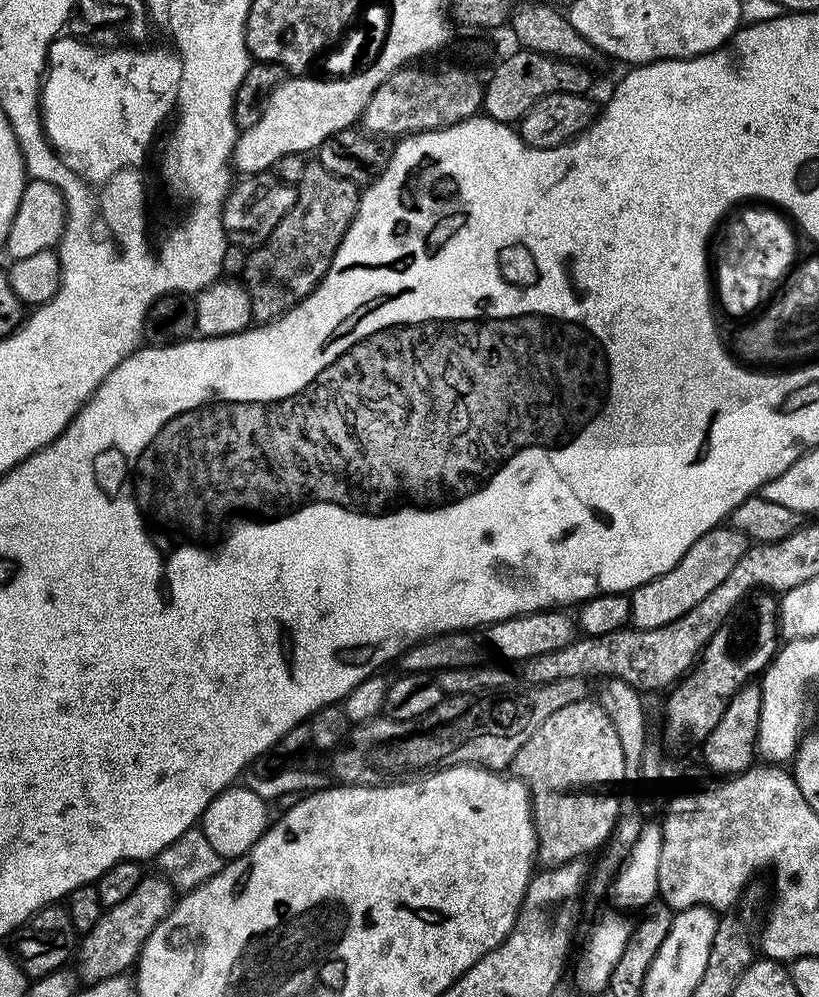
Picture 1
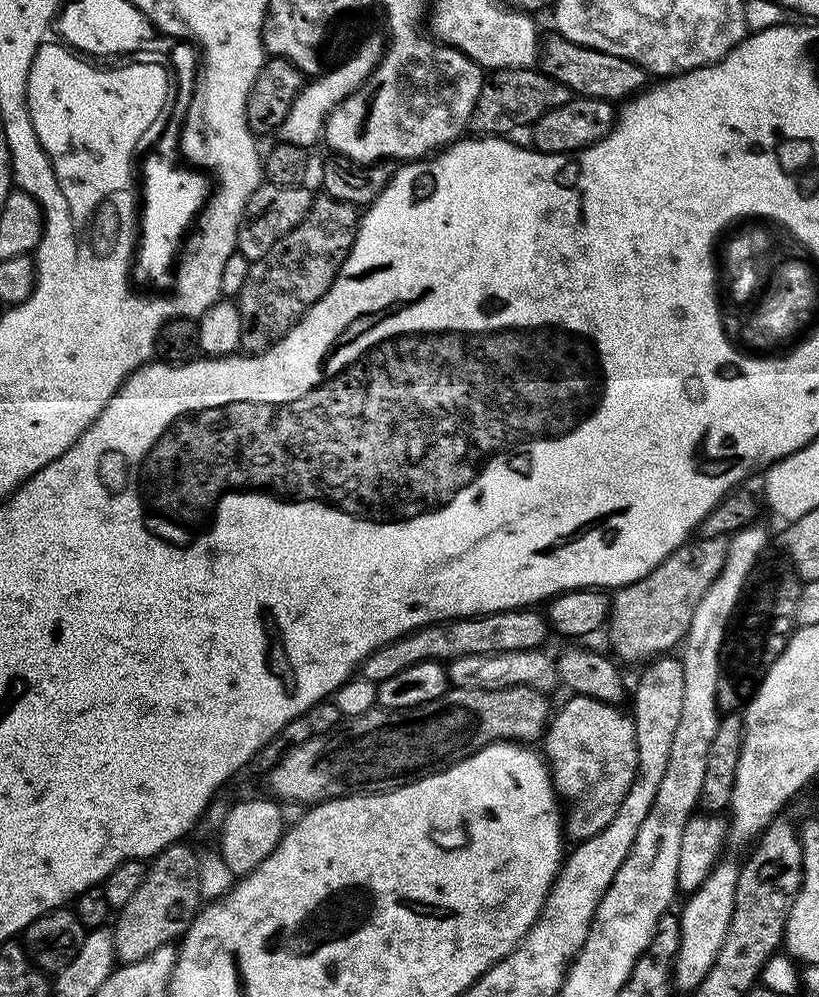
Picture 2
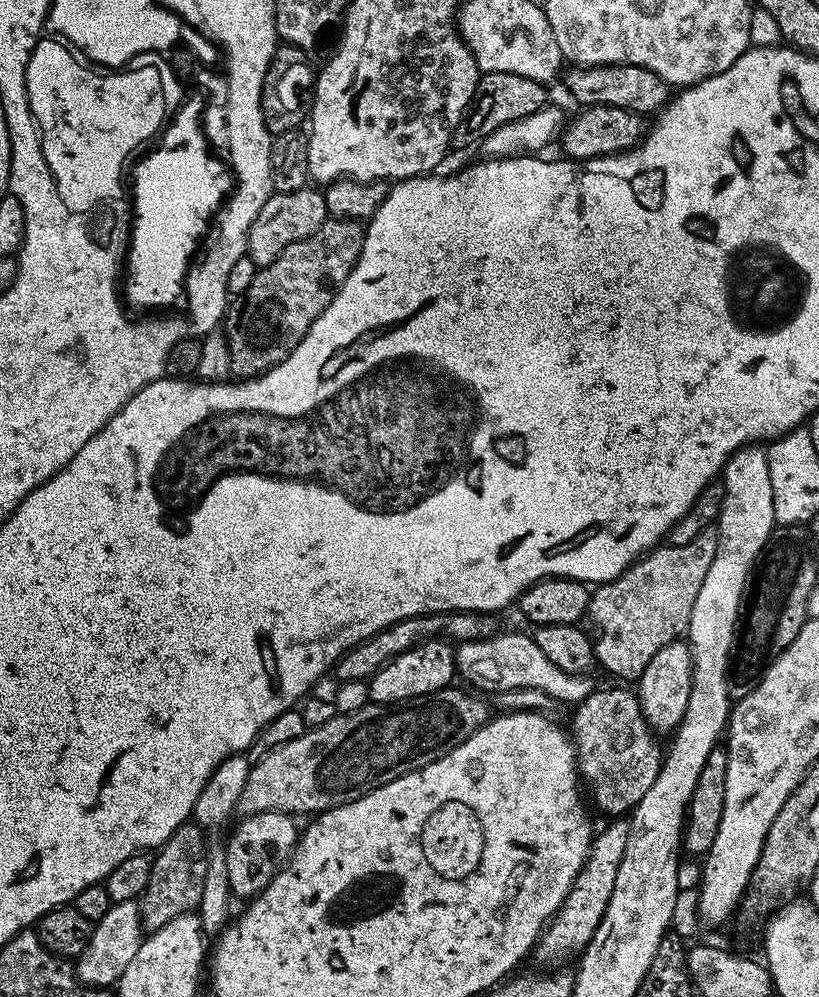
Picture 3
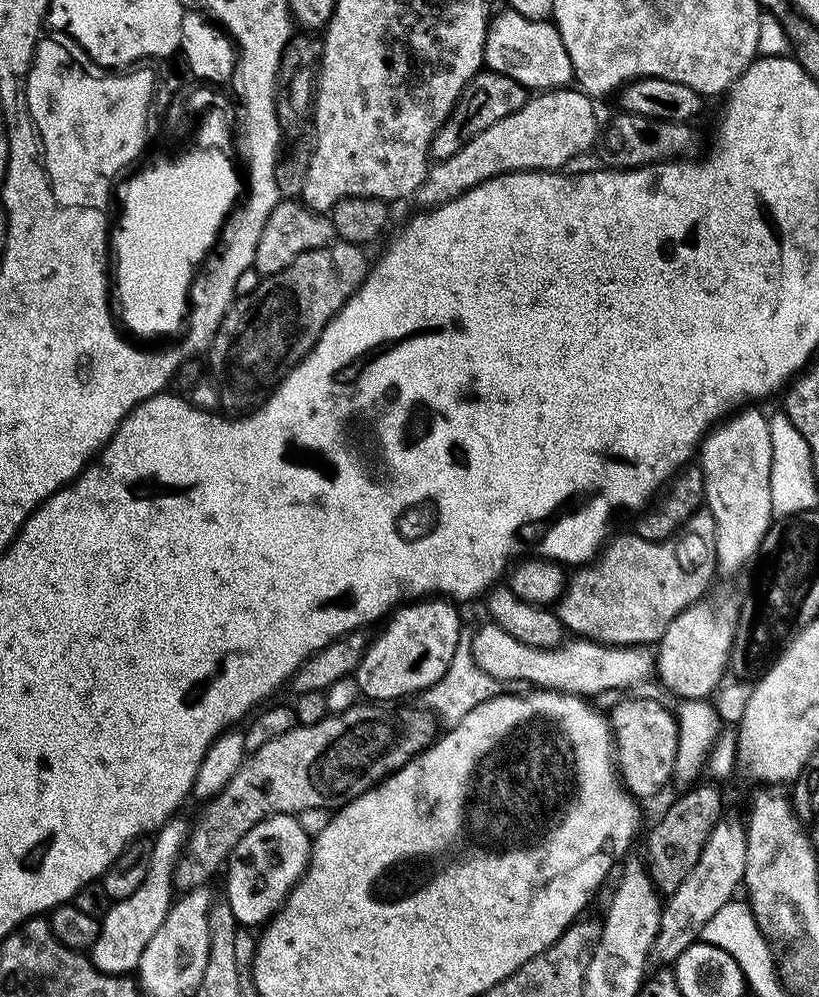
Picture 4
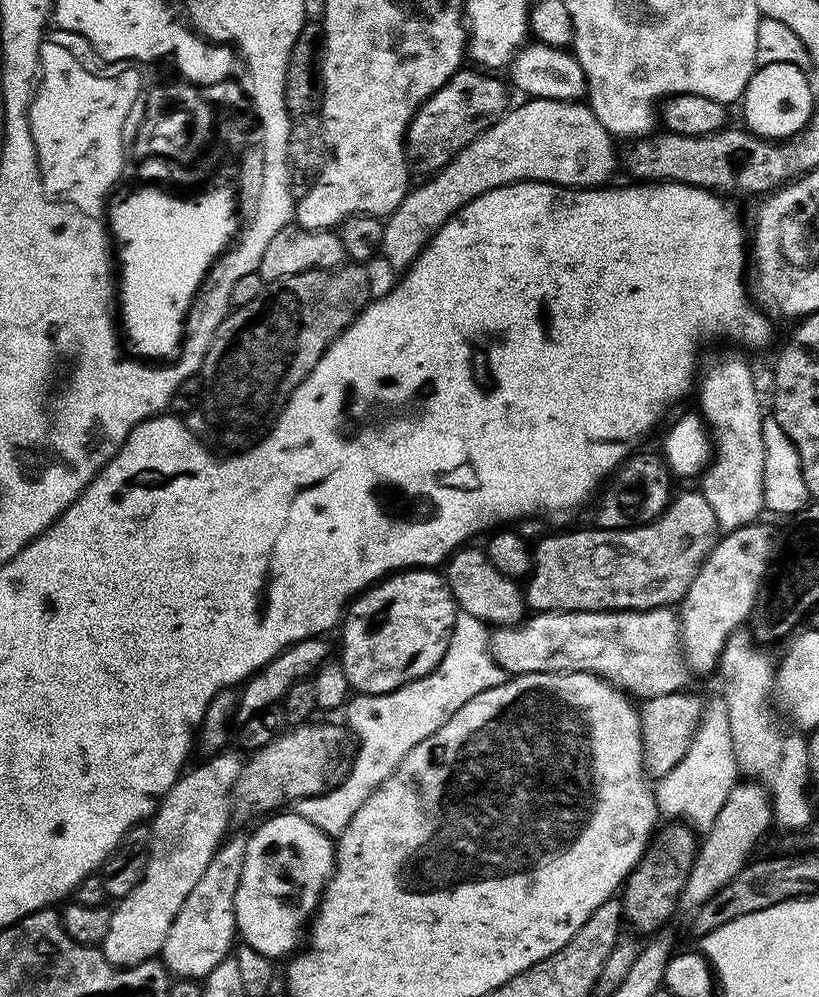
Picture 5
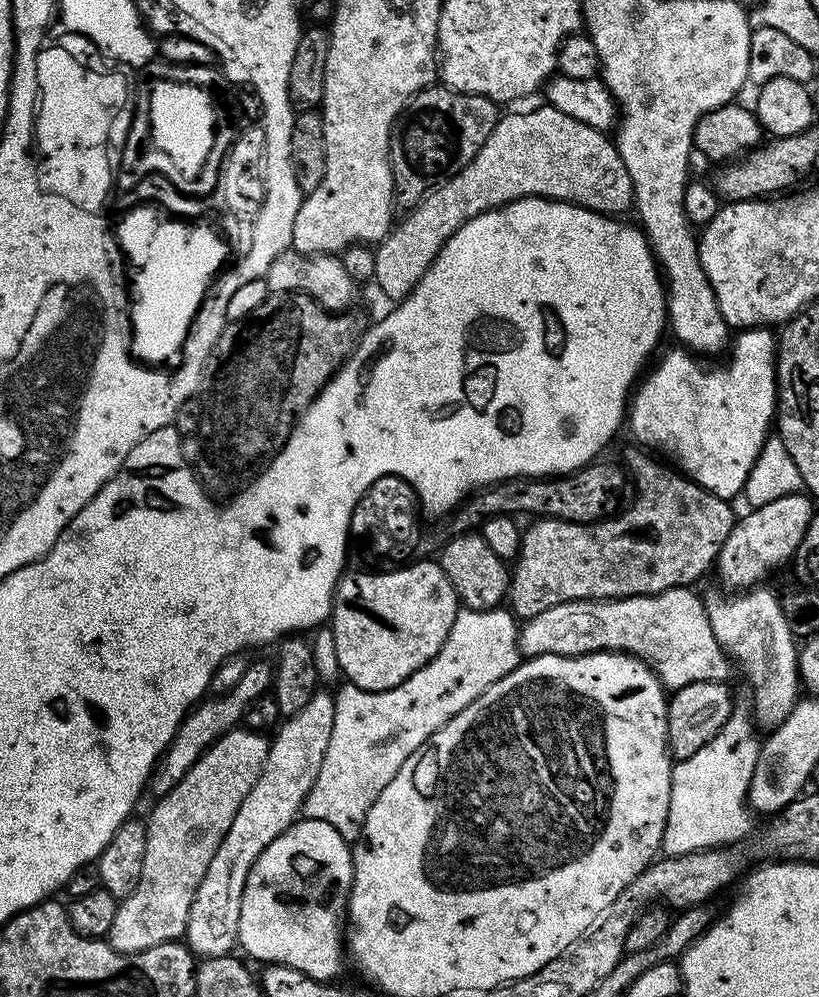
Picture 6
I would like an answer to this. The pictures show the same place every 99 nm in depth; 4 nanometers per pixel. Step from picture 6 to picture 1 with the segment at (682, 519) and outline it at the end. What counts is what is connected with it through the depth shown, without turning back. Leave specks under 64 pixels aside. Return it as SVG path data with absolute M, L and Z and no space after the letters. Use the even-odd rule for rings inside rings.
M730 526L711 528L709 532L702 534L702 538L698 538L698 542L694 542L694 546L690 546L690 550L686 550L686 554L682 554L674 570L666 570L666 574L632 589L631 623L637 628L657 628L682 618L682 614L698 606L698 602L702 602L702 598L706 598L710 590L715 590L722 586L722 582L726 582L730 570L738 566L742 554L749 546L748 537Z

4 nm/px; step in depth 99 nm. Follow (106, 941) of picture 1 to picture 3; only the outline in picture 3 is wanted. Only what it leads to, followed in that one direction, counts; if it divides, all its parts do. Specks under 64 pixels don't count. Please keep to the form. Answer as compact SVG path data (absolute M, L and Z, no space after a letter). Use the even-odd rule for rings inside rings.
M191 823L183 824L178 830L174 830L171 838L165 844L161 844L155 853L150 882L138 901L140 922L148 932L156 932L162 926L166 926L166 922L187 912L197 911L202 899L202 886L205 885L203 874L206 873L206 866L203 862L198 862L196 834L198 835L197 829Z

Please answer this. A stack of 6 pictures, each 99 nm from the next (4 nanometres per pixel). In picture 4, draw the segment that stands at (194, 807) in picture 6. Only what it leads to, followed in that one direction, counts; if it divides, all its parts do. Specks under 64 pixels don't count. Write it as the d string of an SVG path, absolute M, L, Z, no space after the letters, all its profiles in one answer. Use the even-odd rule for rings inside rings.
M181 818L168 820L155 833L152 840L152 857L150 870L146 870L146 879L142 886L130 894L130 898L115 901L100 920L98 942L90 950L93 966L112 976L122 976L136 972L138 962L142 958L142 950L150 943L150 938L158 934L158 926L166 918L174 903L172 875L180 853L184 851L184 843L188 840L189 821Z

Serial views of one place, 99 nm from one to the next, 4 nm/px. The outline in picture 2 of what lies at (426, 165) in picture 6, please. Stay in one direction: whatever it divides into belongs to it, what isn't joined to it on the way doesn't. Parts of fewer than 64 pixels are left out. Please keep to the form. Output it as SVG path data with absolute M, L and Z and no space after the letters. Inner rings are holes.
M535 67L501 68L485 79L478 94L478 102L474 102L470 128L471 131L476 131L473 133L486 136L512 134L515 128L527 129L538 118L542 118L542 114L570 102L573 98L574 93L569 88L554 82Z

